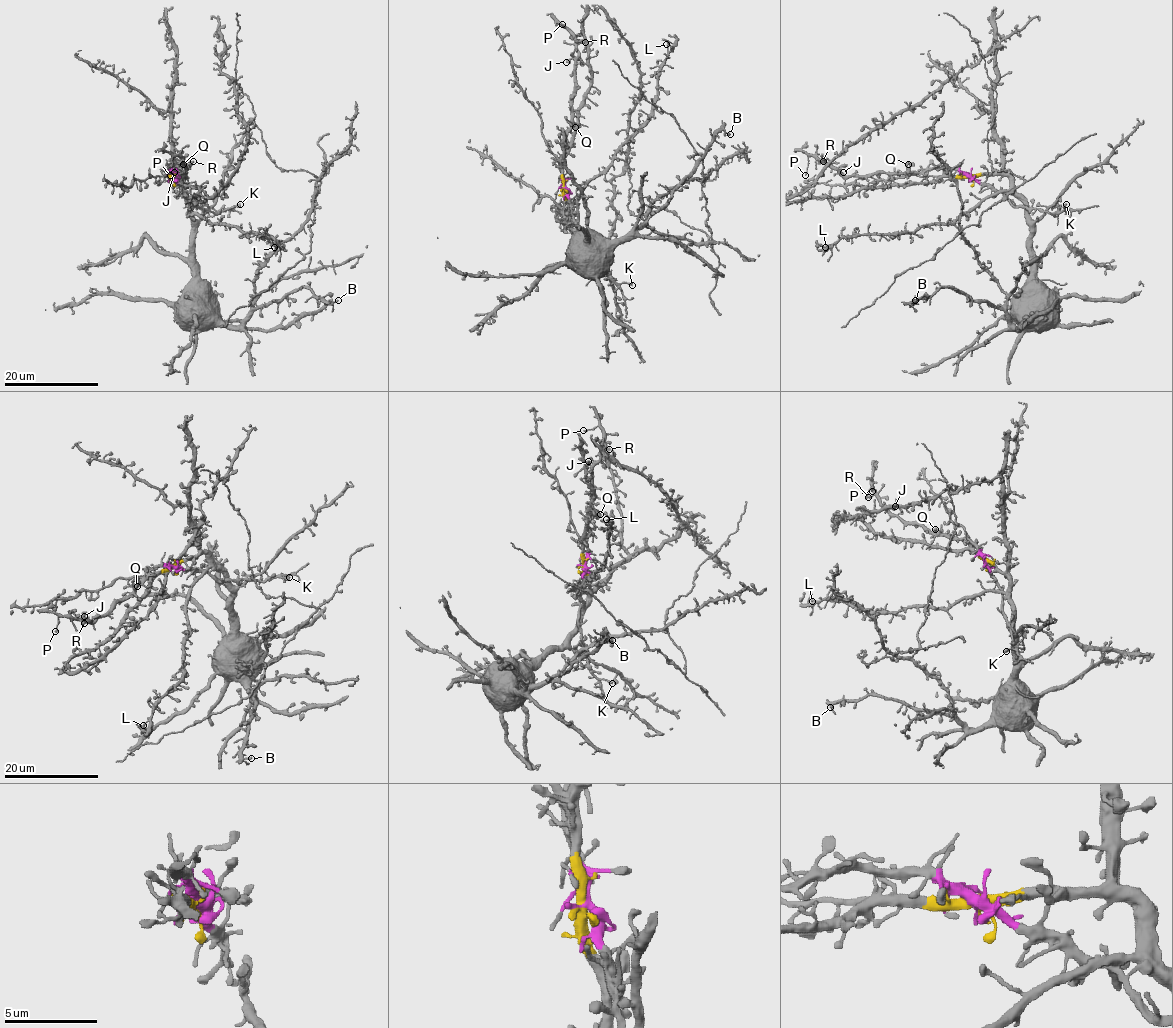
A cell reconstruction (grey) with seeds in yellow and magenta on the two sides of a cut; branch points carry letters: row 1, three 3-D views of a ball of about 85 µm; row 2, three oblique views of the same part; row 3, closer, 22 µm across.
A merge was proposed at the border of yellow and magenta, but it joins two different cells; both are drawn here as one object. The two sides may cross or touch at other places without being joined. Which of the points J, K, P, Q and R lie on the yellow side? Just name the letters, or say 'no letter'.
no letter

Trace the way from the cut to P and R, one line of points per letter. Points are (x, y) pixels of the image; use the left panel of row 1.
P: (172, 177), (169, 167), (183, 175), (185, 168), (177, 156), (172, 157), (170, 175)
R: (172, 177), (169, 167), (183, 175), (185, 163), (194, 161)

